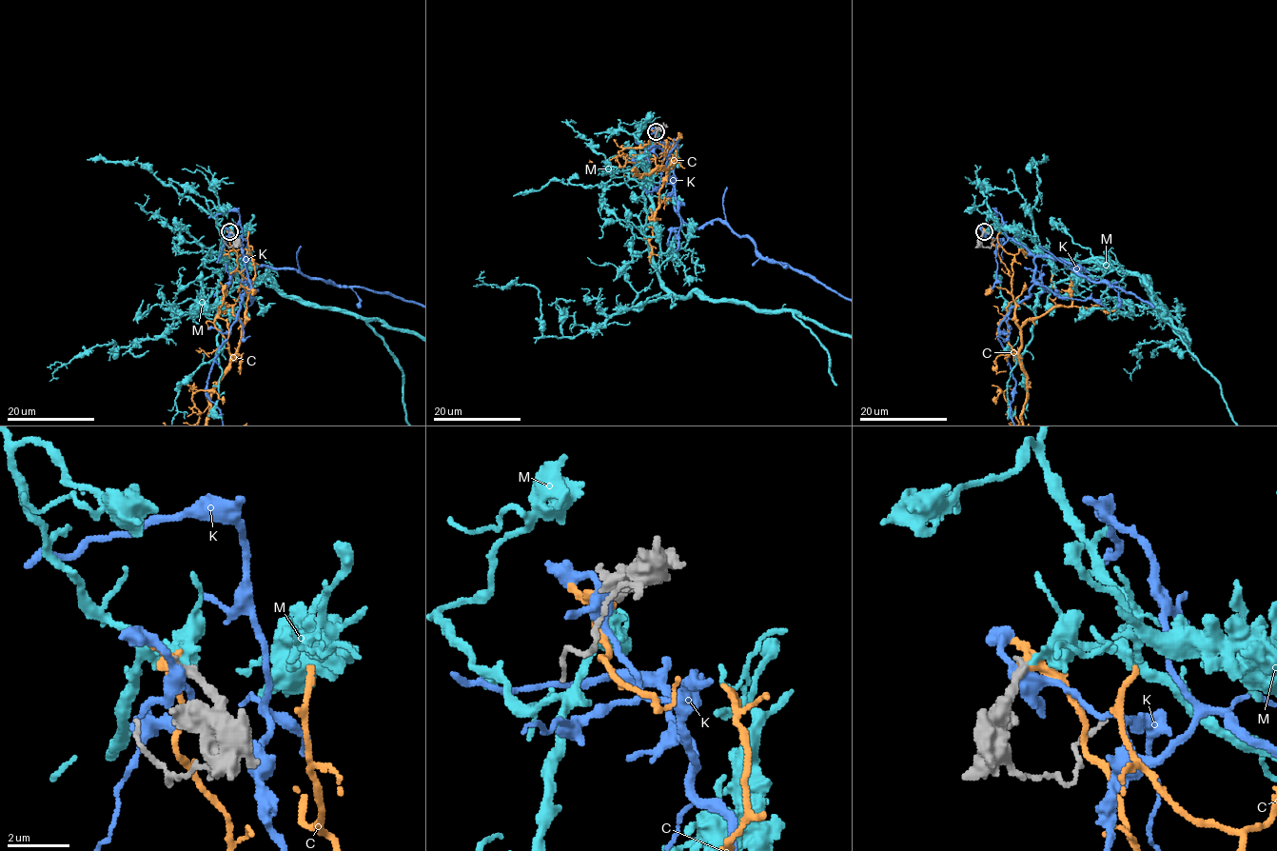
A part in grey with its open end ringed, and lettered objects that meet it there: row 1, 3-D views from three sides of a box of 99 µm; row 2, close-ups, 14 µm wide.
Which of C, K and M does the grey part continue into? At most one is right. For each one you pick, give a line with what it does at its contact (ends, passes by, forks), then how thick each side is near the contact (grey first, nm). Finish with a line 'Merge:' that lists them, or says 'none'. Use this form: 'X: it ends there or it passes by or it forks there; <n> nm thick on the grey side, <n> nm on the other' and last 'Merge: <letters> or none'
M: it ends there; 320 nm thick on the grey side, 340 nm on the other
Merge: M

